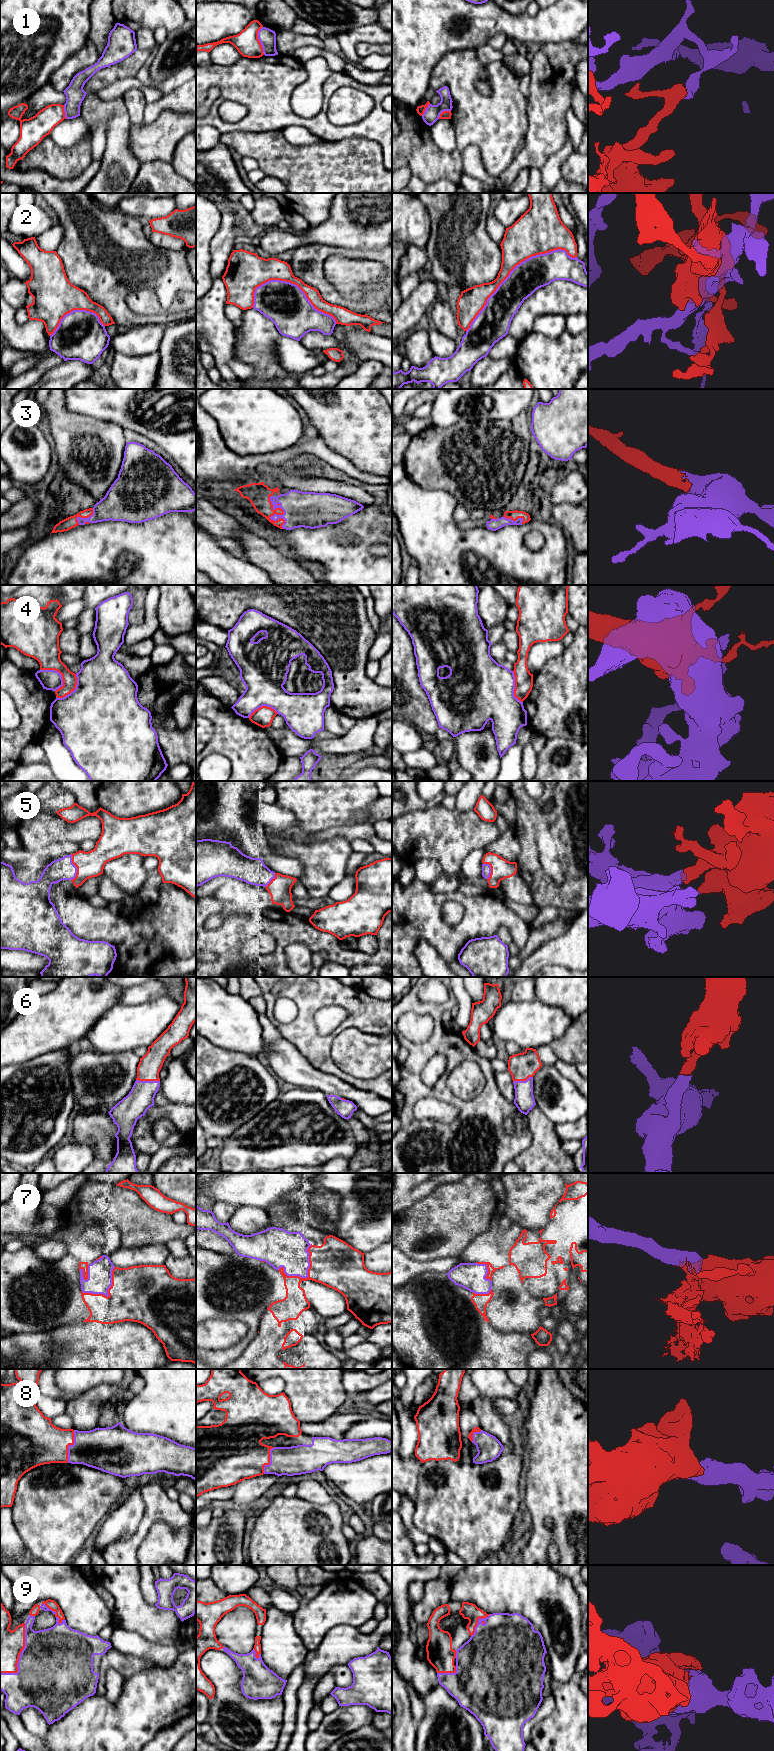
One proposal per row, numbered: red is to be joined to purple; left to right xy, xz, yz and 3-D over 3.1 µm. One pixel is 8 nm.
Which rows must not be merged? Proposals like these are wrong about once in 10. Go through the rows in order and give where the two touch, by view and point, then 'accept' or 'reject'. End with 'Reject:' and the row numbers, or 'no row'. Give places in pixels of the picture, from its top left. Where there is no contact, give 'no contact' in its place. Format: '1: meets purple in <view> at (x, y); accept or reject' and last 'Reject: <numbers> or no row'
1: meets purple in xz at (259, 40); reject
2: meets purple in yz at (513, 269); reject
3: meets purple in xz at (276, 514); accept
4: meets purple in xy at (56, 671); reject
5: meets purple in xy at (76, 867); accept
6: meets purple in xy at (148, 1081); accept
7: meets purple in xz at (307, 1276); accept
8: meets purple in xy at (69, 1445); accept
9: meets purple in xy at (19, 1656); accept
Reject: 1, 2, 4

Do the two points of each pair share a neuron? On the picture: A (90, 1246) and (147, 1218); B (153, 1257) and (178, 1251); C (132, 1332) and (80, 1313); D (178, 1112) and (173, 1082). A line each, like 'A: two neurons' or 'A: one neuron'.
A: two neurons
B: two neurons
C: two neurons
D: two neurons

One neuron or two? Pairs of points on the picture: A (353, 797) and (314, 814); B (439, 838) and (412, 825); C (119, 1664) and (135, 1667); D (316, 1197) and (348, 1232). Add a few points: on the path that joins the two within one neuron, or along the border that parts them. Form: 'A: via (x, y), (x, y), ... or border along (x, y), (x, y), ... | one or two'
A: via (343, 797), (331, 797), (324, 804) | one
B: via (432, 833), (419, 832) | one
C: via (123, 1664), (131, 1665) | one
D: border along (341, 1197), (340, 1213), (336, 1229), (332, 1234) | two

